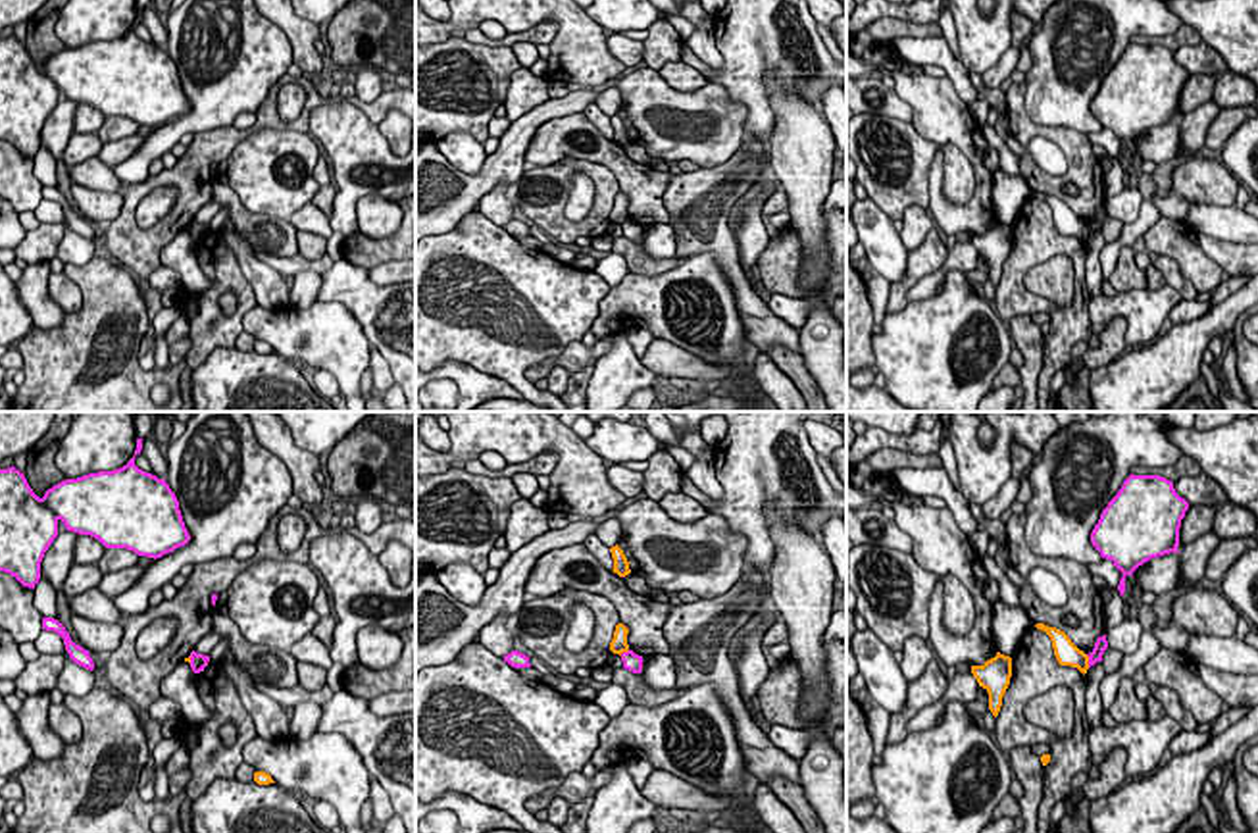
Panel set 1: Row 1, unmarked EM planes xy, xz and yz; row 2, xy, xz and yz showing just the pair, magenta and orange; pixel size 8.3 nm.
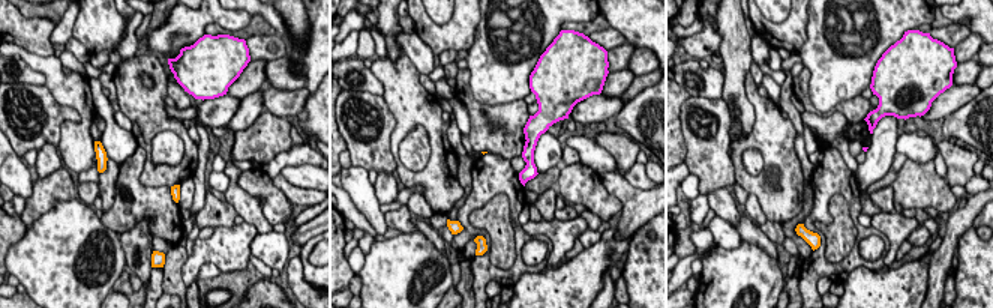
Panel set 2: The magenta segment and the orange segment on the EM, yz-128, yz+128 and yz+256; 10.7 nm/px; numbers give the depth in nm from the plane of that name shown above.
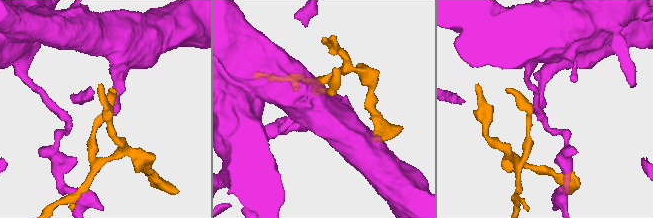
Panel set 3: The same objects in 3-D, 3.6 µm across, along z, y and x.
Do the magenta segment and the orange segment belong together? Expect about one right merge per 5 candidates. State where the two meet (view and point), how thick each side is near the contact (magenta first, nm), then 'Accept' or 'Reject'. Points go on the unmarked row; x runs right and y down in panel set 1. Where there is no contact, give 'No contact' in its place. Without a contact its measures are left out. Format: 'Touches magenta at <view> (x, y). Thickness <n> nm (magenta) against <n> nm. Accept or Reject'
Touches magenta at yz (1089, 229). Thickness 120 nm (magenta) against 200 nm. Reject

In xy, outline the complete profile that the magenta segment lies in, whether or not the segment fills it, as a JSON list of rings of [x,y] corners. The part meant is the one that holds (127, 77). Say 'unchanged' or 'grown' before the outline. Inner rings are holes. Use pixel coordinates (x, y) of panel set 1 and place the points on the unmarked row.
unchanged; [[[135,25],[119,38],[65,48],[38,67],[13,35],[0,38],[0,140],[35,158],[44,121],[58,106],[58,90],[67,100],[90,104],[106,117],[127,117],[138,125],[162,127],[190,110],[179,69],[165,48],[135,35]]]

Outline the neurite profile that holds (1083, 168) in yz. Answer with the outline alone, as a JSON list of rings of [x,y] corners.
[[[1025,81],[1006,90],[1006,112],[1010,135],[1029,146],[1035,137],[1044,137],[1054,142],[1068,160],[1064,175],[1050,175],[1037,165],[1031,152],[1025,150],[1019,160],[1019,173],[1033,194],[1064,198],[1071,212],[1085,223],[1093,221],[1098,206],[1106,204],[1102,190],[1102,165],[1093,152],[1089,137],[1068,127],[1044,127],[1031,121],[1025,112]]]

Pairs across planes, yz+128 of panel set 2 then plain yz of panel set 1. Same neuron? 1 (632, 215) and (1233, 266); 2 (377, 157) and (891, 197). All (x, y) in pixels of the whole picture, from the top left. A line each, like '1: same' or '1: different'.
1: same
2: same

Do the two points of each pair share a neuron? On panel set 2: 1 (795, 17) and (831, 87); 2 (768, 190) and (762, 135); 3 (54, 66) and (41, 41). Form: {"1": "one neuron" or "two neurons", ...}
{"1": "two neurons", "2": "one neuron", "3": "two neurons"}

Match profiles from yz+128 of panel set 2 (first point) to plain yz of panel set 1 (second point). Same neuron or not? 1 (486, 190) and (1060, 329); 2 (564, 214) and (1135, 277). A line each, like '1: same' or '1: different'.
1: same
2: different

